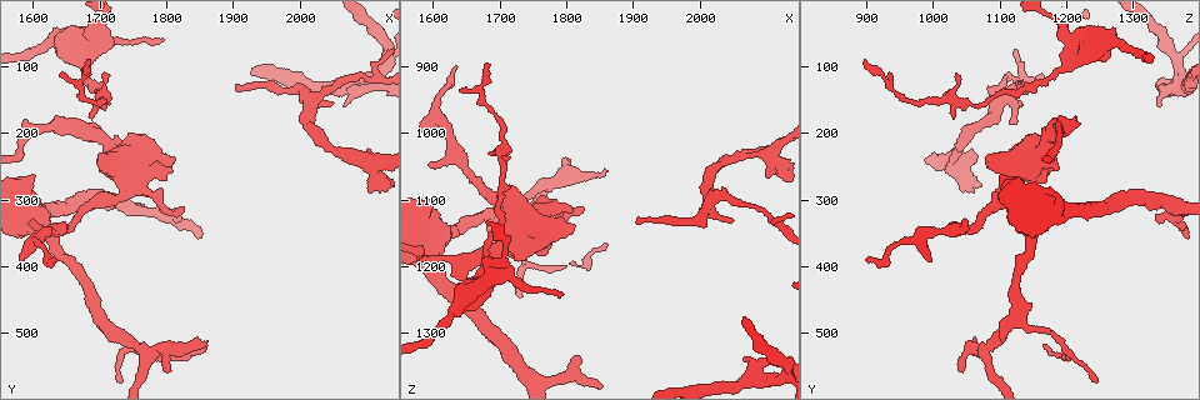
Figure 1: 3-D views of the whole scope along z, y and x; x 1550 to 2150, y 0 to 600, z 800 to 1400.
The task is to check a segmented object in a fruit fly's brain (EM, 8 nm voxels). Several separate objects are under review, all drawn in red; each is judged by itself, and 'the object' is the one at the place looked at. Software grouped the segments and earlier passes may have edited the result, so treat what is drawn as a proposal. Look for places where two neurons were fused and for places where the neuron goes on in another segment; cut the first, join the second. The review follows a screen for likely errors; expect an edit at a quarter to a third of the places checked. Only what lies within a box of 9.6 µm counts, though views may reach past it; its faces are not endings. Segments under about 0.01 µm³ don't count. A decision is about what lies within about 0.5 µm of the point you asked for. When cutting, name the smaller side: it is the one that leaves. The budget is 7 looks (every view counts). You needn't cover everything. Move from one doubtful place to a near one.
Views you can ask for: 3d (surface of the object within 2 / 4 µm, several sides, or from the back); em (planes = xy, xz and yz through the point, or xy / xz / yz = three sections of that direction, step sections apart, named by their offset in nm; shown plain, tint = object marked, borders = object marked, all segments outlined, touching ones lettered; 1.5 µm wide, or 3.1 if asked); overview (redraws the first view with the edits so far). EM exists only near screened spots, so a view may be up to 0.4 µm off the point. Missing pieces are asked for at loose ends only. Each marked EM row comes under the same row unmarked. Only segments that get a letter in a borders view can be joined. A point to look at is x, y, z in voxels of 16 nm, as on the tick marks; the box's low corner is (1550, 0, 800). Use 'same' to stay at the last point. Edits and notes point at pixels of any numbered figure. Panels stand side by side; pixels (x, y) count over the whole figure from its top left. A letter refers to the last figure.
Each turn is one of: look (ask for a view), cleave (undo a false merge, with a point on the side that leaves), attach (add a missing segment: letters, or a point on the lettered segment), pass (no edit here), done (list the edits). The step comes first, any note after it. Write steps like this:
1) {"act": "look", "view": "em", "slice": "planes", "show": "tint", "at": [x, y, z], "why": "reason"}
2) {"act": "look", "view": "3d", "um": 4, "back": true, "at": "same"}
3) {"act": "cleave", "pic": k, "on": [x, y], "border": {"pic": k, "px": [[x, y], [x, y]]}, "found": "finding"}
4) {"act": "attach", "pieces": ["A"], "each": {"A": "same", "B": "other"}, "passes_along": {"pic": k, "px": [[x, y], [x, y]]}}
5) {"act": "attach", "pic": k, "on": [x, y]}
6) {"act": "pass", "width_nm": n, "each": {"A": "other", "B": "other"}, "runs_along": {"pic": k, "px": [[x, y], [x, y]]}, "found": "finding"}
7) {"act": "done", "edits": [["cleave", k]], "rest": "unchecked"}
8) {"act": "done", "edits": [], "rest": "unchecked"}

{"act": "look", "view": "3d", "um": 2, "at": [1815, 240, 1135], "why": "an open end"}

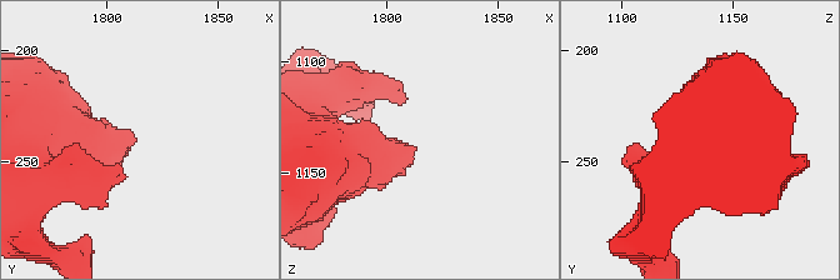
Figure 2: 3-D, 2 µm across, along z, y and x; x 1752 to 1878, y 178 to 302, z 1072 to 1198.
{"act": "look", "view": "em", "slice": "planes", "show": "tint", "at": [1813, 239, 1137]}

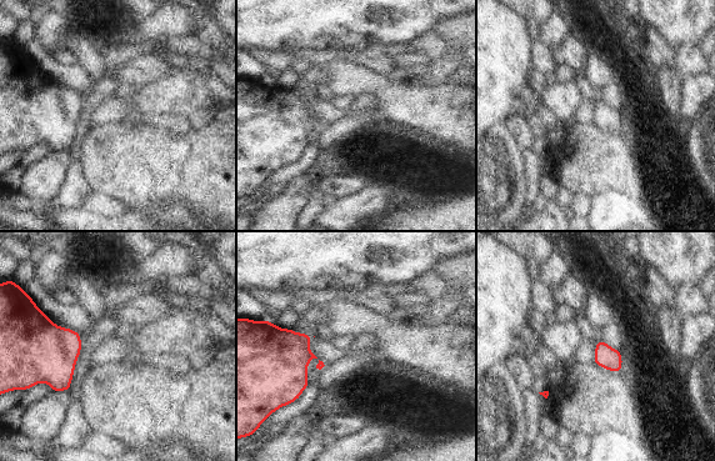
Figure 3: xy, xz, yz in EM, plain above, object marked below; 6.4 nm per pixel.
{"act": "look", "view": "em", "slice": "planes", "show": "borders", "at": "same", "why": "what lies round it"}

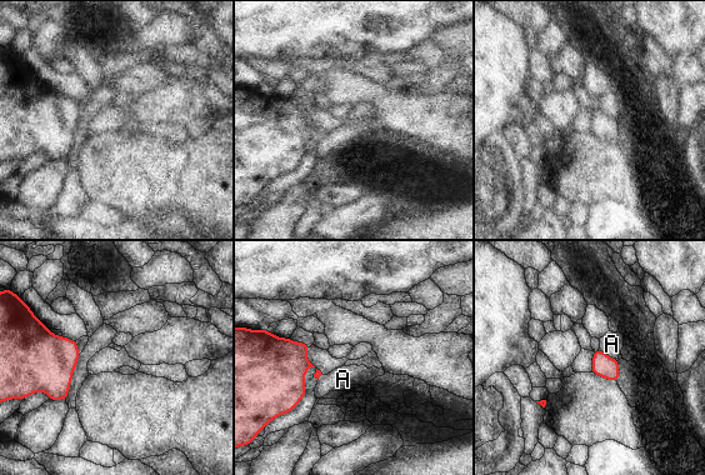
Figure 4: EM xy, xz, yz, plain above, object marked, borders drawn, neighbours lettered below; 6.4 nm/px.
{"act": "pass", "each": {"A": "other"}, "border": {"pic": 4, "px": [[599, 349], [618, 360]]}, "found": "none of them fits"}

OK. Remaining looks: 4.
{"act": "look", "view": "em", "slice": "planes", "show": "borders", "at": [1645, 180, 1215], "why": "free end"}

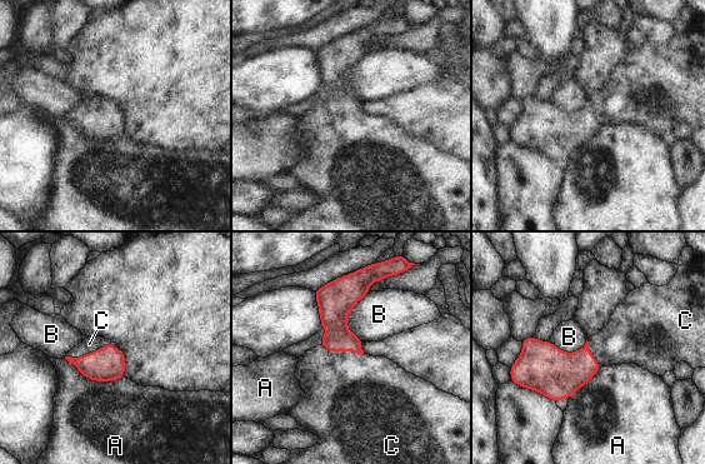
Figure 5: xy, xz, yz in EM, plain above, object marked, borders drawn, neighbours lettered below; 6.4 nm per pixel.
{"act": "attach", "pieces": ["C"], "each": {"A": "other", "B": "other", "C": "same"}, "passes_along": {"pic": 5, "px": [[105, 364], [88, 353], [89, 344]]}, "found": "the neuron continues"}

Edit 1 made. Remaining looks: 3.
{"act": "look", "view": "3d", "um": 4, "at": [1715, 230, 1080], "why": "branch stops here"}

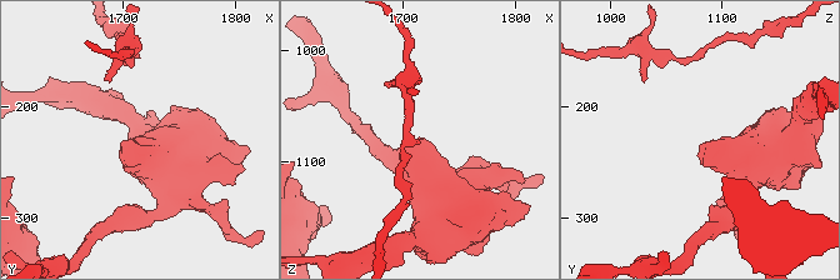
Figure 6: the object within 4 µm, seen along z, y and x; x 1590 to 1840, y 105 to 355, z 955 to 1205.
{"act": "look", "view": "em", "slice": "xy", "step": 8, "show": "borders", "at": [1712, 232, 1080], "why": "now the EM"}

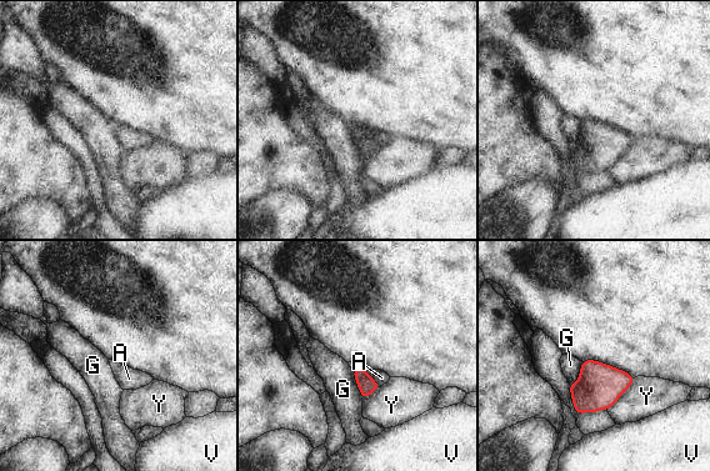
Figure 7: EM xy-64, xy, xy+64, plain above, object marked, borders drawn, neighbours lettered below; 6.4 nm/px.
{"act": "look", "view": "em", "slice": "planes", "show": "borders", "at": "same", "why": "cut it another way"}

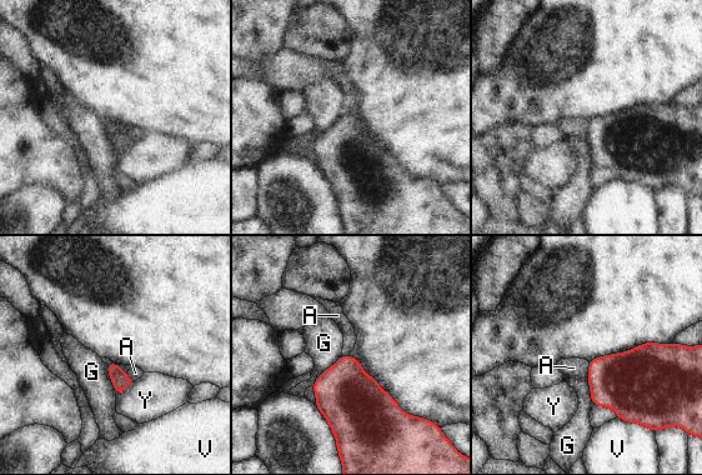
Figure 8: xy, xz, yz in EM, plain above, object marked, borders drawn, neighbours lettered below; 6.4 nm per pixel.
{"act": "pass", "each": {"A": "other", "G": "other", "V": "other", "Y": "other"}, "border": {"pic": 8, "px": [[106, 363], [119, 365], [134, 381]]}, "found": "none of them fits"}

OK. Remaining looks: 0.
{"act": "done", "edits": [["attach", 5]], "rest": "unchecked"}

